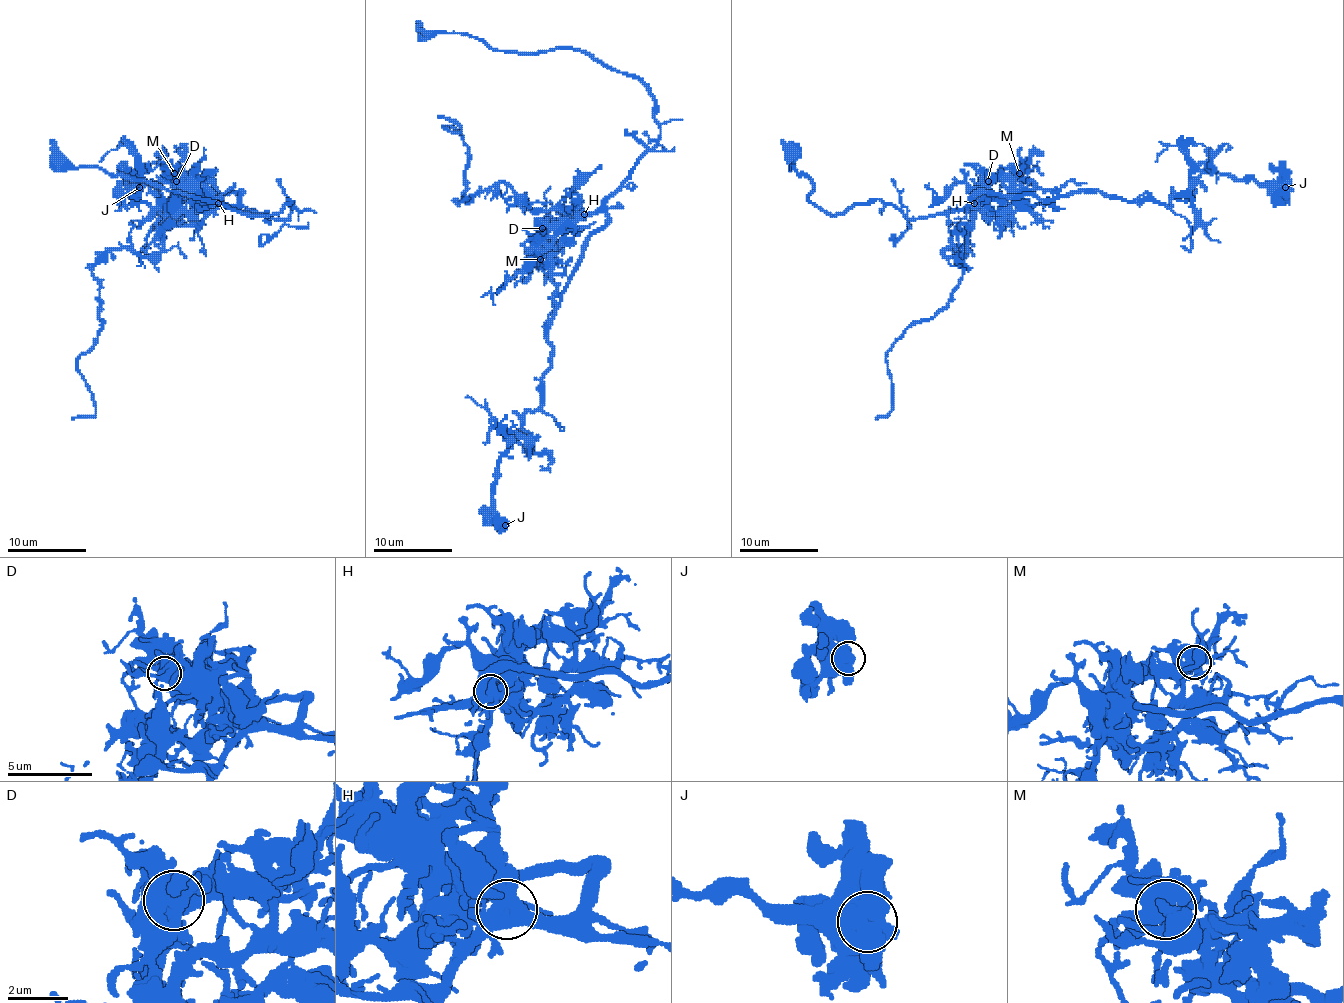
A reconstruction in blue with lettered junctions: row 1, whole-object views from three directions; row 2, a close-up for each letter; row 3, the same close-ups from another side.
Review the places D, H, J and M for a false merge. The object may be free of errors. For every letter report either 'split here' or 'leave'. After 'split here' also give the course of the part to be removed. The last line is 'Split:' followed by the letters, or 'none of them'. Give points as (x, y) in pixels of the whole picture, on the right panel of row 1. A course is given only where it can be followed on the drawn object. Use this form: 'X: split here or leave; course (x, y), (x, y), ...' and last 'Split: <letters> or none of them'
D: leave
H: split here; course (974, 203), (968, 248), (942, 254), (948, 248), (962, 272), (952, 299), (885, 354), (891, 411), (876, 419)
J: leave
M: leave
Split: H

